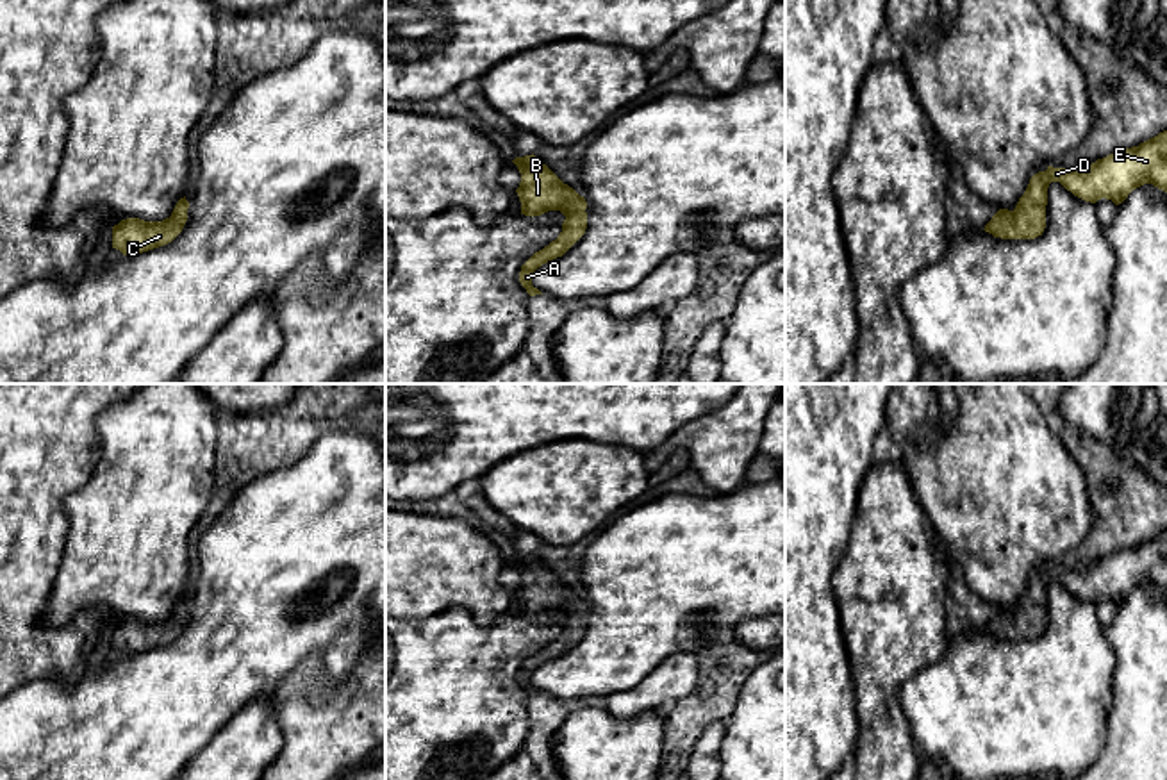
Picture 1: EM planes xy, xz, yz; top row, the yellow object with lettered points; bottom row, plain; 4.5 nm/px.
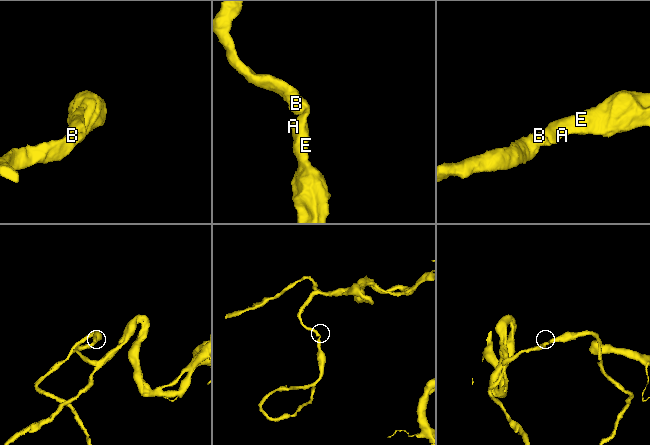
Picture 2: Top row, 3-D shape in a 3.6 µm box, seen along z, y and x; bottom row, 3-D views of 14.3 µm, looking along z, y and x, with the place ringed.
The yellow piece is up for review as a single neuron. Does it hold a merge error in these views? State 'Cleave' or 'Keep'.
Keep

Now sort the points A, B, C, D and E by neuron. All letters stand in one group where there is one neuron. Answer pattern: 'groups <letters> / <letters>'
groups A B C D E

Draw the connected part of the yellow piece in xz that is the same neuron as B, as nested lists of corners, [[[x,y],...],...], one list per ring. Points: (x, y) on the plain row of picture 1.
[[[534,553],[516,557],[512,560],[519,573],[521,582],[516,589],[521,602],[521,614],[541,616],[548,610],[560,610],[566,619],[562,632],[542,650],[535,651],[519,671],[519,682],[530,696],[542,694],[532,685],[532,675],[542,664],[562,657],[587,628],[587,602],[573,587],[564,584],[541,559]]]

